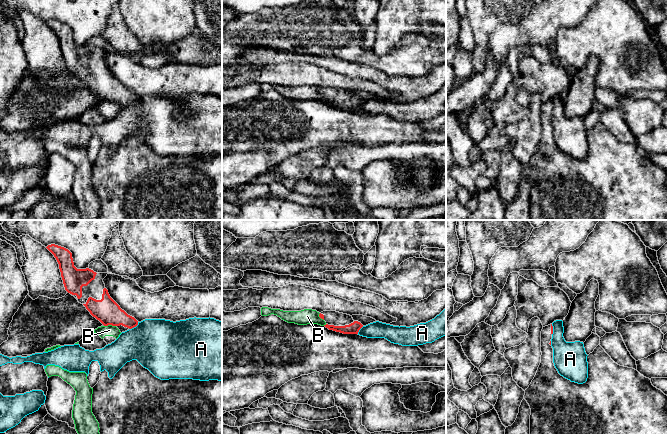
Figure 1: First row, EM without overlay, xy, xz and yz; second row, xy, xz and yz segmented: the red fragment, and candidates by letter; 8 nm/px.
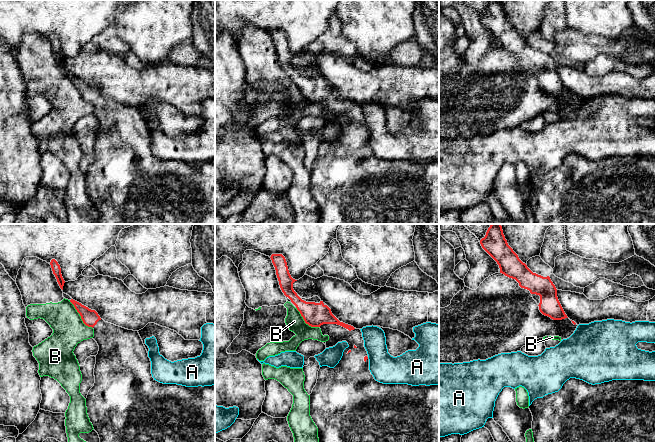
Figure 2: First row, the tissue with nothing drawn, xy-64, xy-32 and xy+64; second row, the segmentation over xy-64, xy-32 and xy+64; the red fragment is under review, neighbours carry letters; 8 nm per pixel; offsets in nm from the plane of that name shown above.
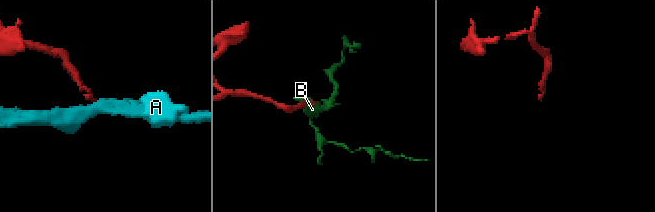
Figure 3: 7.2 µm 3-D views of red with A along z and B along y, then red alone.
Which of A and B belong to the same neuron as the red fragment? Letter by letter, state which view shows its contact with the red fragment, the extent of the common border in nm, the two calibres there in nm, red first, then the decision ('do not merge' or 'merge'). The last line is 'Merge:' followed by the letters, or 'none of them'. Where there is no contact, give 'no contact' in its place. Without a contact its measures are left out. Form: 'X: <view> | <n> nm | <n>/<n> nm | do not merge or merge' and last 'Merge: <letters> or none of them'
A: xy | 100 nm | 200/420 nm | do not merge
B: xy | 100 nm | 200/90 nm | do not merge
Merge: none of them

